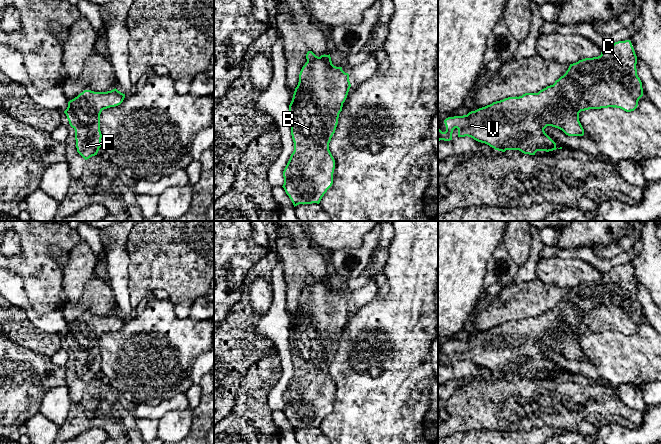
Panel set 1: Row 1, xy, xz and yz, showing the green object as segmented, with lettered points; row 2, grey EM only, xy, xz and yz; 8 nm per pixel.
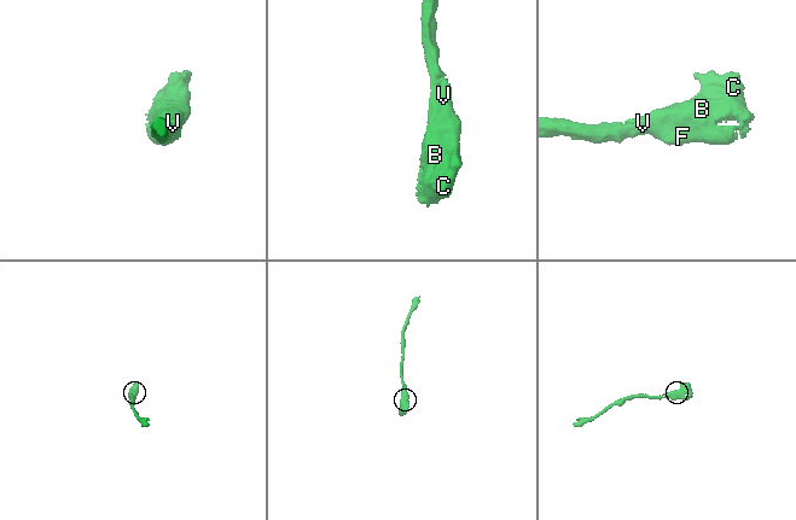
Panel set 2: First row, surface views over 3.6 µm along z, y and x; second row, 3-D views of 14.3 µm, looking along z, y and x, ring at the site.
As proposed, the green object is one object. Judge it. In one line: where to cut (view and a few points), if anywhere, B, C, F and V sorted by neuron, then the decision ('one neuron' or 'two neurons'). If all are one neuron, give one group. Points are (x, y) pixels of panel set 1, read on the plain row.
cut none; groups B C F V; one neuron

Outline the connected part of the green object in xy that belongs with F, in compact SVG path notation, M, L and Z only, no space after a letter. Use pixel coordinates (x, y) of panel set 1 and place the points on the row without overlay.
M116 312L107 316L84 314L68 326L64 335L75 354L77 376L85 383L97 379L101 371L100 338L104 333L120 329L125 318Z

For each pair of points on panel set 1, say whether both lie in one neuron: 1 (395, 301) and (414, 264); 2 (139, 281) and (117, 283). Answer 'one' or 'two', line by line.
1: one
2: two

